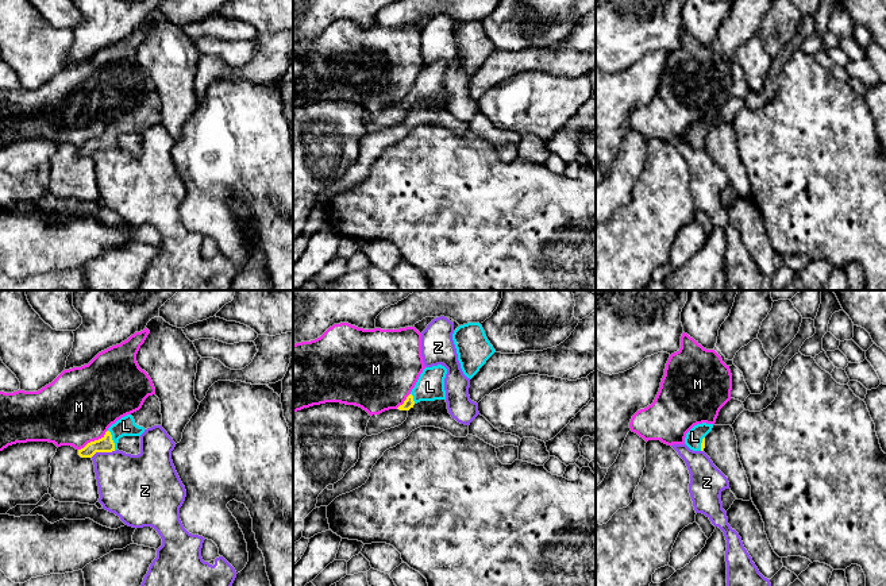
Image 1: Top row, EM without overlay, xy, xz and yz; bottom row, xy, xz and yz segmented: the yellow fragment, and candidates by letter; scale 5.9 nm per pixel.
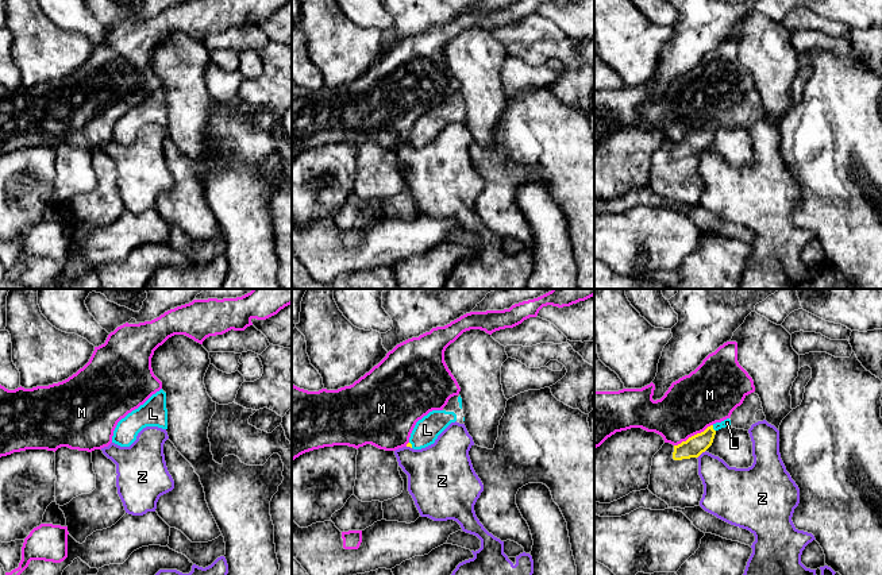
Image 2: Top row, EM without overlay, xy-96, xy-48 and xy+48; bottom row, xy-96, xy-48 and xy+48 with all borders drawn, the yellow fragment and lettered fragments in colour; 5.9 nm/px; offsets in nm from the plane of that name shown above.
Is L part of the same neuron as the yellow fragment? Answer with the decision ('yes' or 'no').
yes

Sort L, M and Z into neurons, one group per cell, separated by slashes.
L / M / Z

